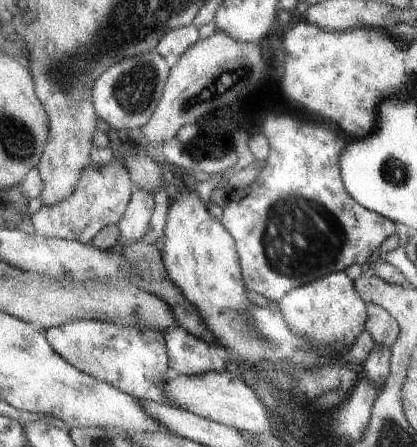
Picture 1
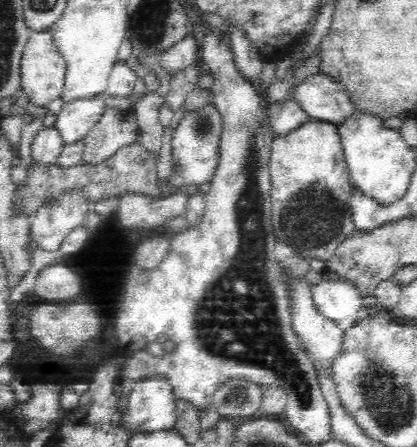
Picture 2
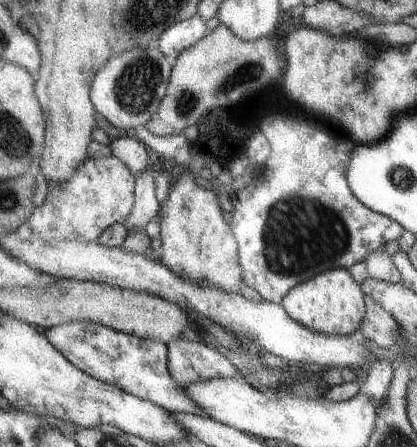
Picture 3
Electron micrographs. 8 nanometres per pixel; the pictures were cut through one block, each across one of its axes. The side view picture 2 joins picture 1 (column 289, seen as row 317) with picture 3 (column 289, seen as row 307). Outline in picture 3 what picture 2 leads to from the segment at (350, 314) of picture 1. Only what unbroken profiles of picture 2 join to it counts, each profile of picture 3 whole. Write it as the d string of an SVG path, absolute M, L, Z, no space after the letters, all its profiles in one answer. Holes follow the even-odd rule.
M349 268L329 270L309 282L303 282L281 304L285 306L285 310L289 310L289 314L297 322L313 328L315 332L329 334L329 336L359 334L359 330L369 314L367 312L369 310L367 308L367 294L361 288L361 284L357 284L357 280L351 276Z

